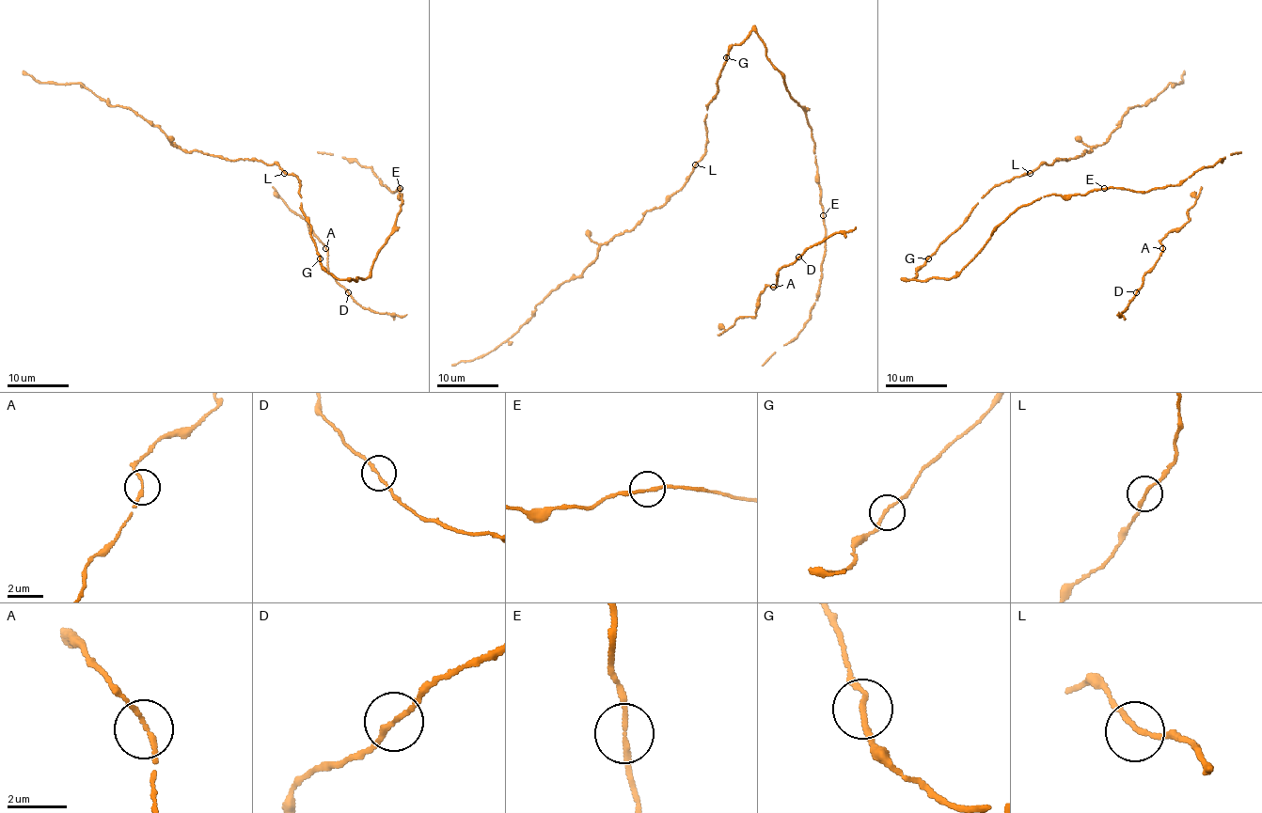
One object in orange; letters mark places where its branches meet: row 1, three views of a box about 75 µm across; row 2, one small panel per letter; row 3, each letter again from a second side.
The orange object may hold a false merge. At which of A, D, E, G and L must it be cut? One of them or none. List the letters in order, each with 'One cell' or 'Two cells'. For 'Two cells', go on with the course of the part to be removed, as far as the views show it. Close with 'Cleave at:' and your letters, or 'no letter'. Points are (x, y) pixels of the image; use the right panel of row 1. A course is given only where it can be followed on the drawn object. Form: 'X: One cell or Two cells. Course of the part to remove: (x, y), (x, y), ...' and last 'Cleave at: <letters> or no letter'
A: One cell
D: One cell
E: One cell
G: One cell
L: One cell
Cleave at: no letter

